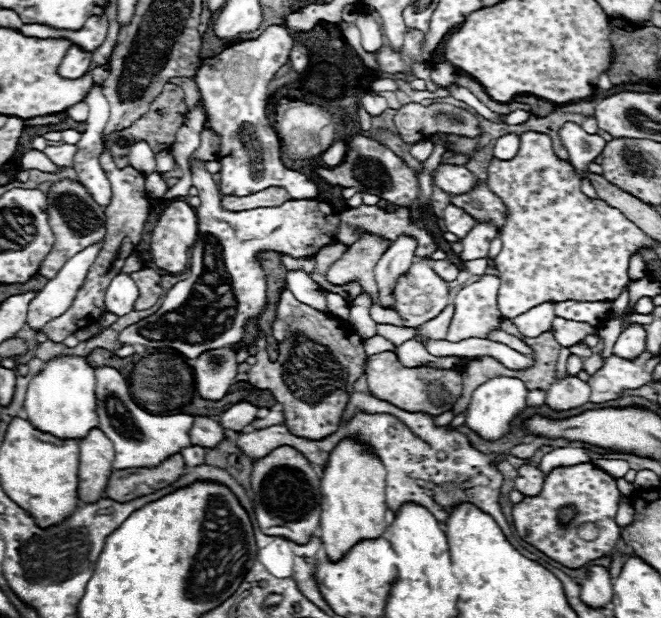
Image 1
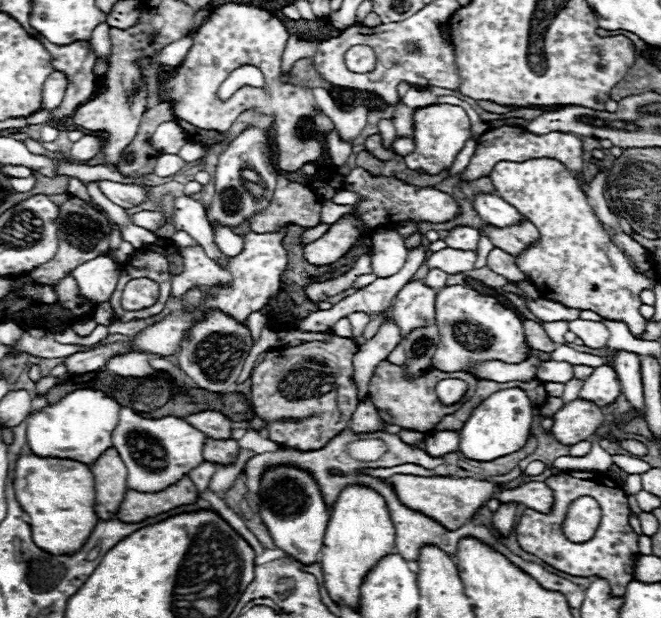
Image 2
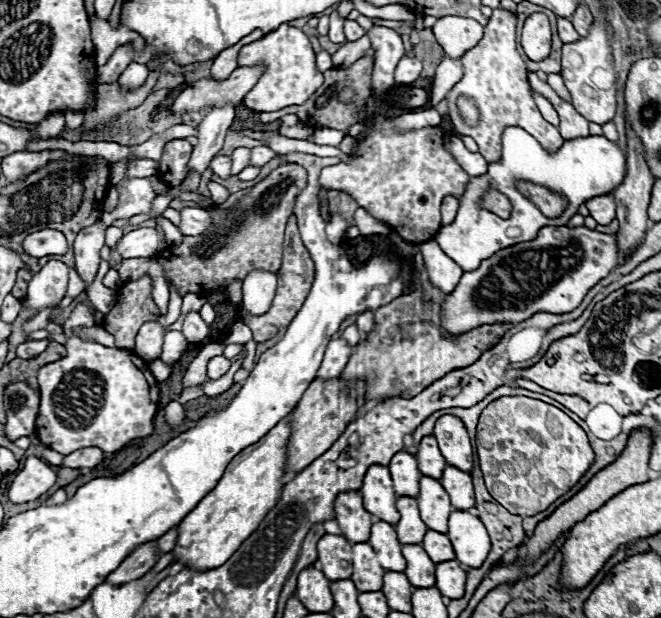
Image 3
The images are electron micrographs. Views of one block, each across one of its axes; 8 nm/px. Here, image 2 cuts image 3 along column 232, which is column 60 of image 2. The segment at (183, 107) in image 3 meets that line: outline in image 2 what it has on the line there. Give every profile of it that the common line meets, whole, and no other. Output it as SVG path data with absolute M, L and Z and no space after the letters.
M52 72L46 82L44 82L44 90L42 90L42 108L52 110L58 108L64 100L64 92L68 88L68 78L62 72Z

